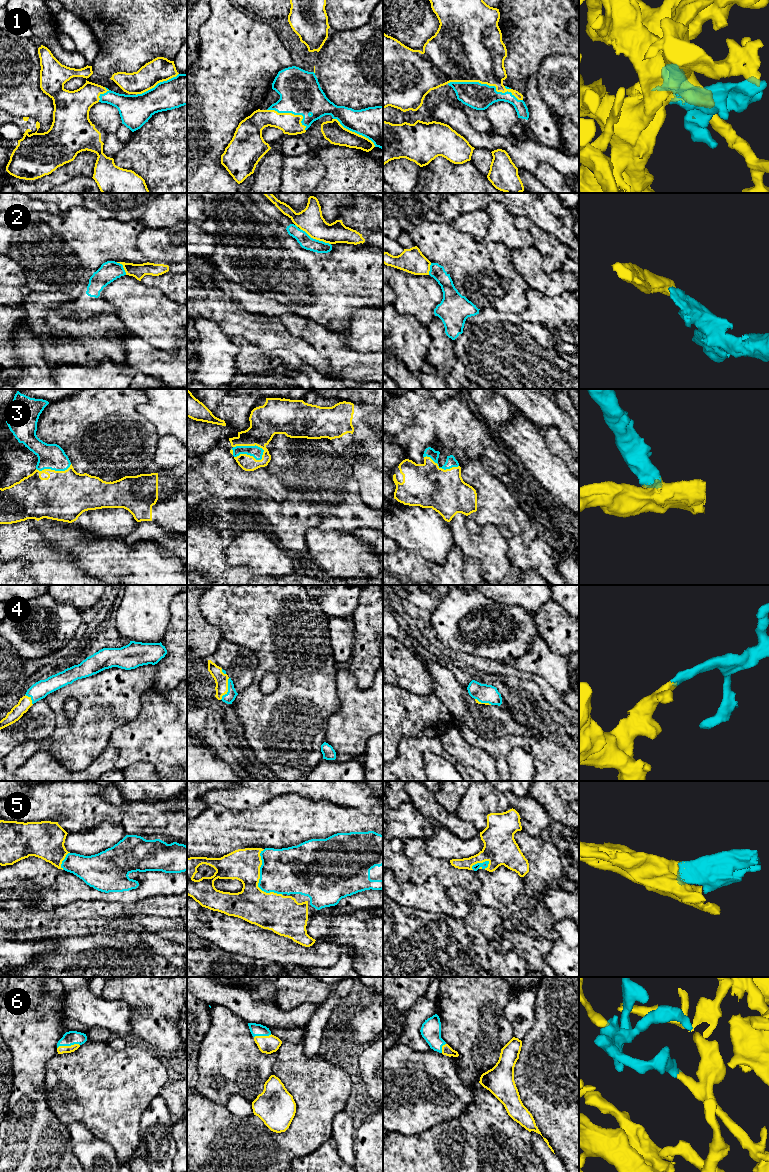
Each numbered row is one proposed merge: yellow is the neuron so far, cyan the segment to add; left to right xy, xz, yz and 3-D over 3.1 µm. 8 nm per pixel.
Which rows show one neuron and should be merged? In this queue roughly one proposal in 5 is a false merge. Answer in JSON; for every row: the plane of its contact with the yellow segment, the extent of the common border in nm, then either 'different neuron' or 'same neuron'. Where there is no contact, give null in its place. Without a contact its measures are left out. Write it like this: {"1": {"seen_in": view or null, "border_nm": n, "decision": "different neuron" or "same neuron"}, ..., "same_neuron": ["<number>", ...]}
{"1": {"seen_in": "yz", "border_nm": 600, "decision": "same neuron"}, "2": {"seen_in": "xz", "border_nm": 280, "decision": "different neuron"}, "3": {"seen_in": "xz", "border_nm": 260, "decision": "same neuron"}, "4": {"seen_in": "xz", "border_nm": 190, "decision": "same neuron"}, "5": {"seen_in": "xz", "border_nm": 400, "decision": "same neuron"}, "6": {"seen_in": "xy", "border_nm": 190, "decision": "same neuron"}, "same_neuron": ["1", "3", "4", "5", "6"]}

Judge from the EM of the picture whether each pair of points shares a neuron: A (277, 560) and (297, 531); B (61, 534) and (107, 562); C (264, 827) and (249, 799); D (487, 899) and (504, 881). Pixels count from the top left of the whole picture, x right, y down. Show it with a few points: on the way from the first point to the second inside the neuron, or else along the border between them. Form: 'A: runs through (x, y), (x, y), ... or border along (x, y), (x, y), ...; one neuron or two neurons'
A: border along (270, 534), (284, 550); two neurons
B: runs through (72, 540), (83, 545), (96, 555); one neuron
C: border along (275, 797), (252, 809), (231, 810); two neurons
D: runs through (491, 894), (499, 883); one neuron

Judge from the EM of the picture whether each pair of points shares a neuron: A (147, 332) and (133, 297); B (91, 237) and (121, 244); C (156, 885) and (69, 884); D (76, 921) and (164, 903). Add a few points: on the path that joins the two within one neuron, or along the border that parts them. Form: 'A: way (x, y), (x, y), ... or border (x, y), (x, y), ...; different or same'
A: way (147, 323), (147, 315), (138, 306); same
B: way (98, 240), (114, 240); same
C: way (134, 895), (103, 896), (91, 894); same
D: way (98, 917), (112, 916), (129, 908), (142, 907); same

